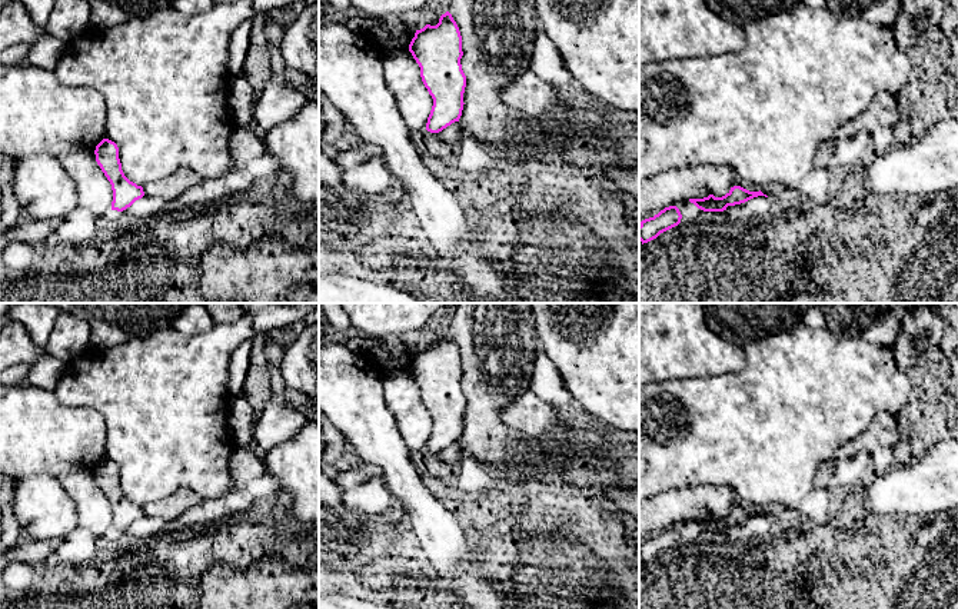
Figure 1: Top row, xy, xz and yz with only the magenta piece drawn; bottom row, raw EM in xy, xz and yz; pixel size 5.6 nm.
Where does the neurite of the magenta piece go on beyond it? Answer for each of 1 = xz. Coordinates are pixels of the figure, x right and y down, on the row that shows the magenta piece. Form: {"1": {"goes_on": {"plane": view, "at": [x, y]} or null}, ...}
{"1": {"goes_on": null}}

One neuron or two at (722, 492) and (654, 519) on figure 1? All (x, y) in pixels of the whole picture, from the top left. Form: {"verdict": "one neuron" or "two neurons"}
{"verdict": "one neuron"}

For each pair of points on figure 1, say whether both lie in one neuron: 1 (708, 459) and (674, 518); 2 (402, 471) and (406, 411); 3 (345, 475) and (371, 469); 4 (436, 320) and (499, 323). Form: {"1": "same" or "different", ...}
{"1": "different", "2": "different", "3": "same", "4": "different"}

